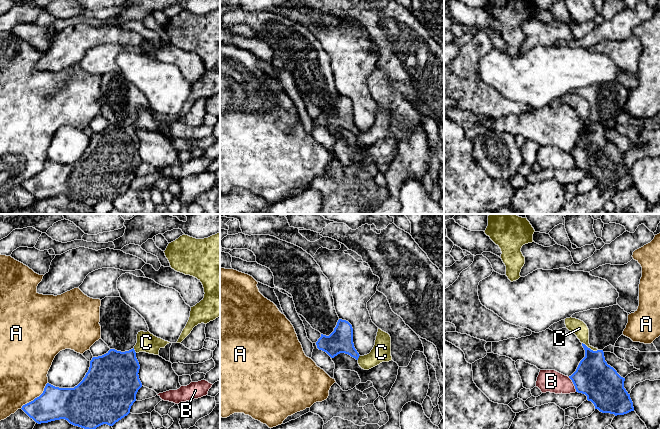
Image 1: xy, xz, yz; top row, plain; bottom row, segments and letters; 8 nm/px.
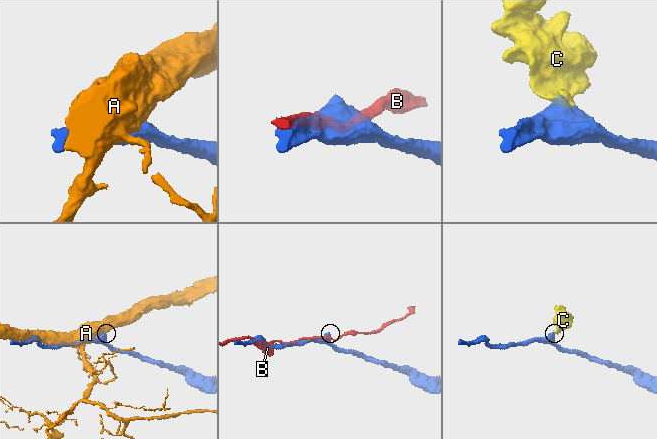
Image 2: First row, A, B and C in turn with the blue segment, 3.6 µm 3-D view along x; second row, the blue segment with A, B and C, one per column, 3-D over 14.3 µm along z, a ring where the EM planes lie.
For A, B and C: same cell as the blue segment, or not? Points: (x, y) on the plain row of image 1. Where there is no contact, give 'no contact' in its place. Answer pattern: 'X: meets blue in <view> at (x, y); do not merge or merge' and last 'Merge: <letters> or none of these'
A: meets blue in xy at (37, 173); do not merge
B: meets blue in yz at (573, 159); do not merge
C: meets blue in yz at (589, 124); merge
Merge: C

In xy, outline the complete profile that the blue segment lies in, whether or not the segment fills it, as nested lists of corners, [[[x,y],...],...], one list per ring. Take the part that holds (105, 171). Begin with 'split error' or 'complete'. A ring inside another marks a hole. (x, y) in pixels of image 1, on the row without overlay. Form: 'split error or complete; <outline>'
split error; [[[140,107],[133,125],[125,128],[110,125],[102,132],[93,133],[85,153],[74,164],[59,164],[47,159],[43,169],[21,185],[38,200],[65,195],[74,202],[88,206],[103,200],[113,202],[130,189],[136,170],[142,163],[136,130],[146,128],[159,131],[159,126],[169,119],[149,107]]]

